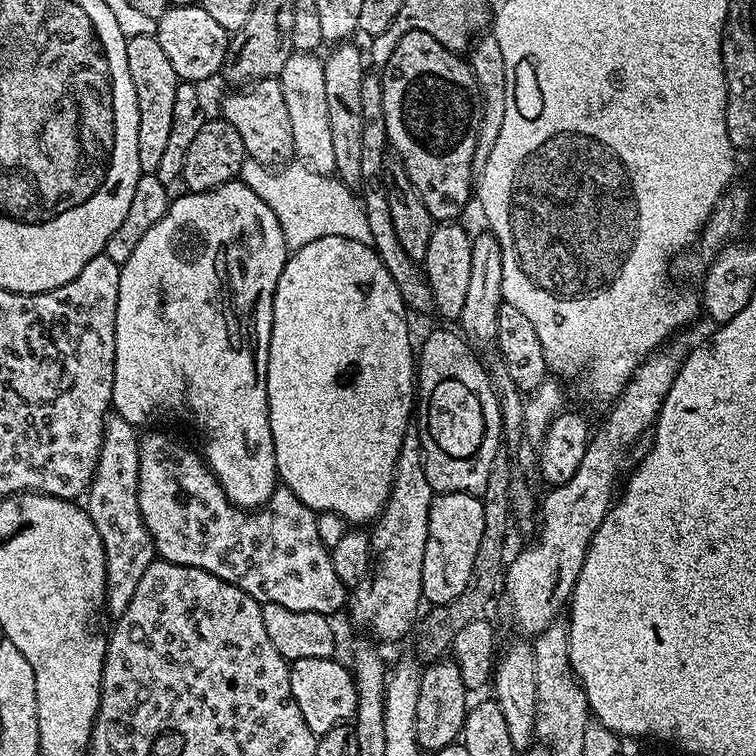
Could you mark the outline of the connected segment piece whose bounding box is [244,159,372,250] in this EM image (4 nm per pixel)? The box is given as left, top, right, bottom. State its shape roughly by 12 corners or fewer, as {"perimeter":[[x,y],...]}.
{"perimeter":[[299,162],[250,190],[289,249],[331,236],[371,245],[364,203],[332,174]]}

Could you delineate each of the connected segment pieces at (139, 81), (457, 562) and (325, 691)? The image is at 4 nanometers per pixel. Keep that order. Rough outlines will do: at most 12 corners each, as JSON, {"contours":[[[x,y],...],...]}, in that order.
{"contours":[[[129,36],[138,166],[155,174],[178,78],[155,36]],[[481,497],[433,499],[423,599],[454,602],[482,542]],[[339,659],[291,661],[290,694],[317,738],[356,715]]]}

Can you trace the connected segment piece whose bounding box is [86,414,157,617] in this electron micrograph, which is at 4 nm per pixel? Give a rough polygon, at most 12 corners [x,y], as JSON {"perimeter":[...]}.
{"perimeter":[[140,436],[104,437],[86,511],[106,562],[107,611],[130,606],[157,559],[138,506]]}

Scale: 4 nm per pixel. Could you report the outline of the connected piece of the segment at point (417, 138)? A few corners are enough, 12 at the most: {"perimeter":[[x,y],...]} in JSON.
{"perimeter":[[411,32],[383,65],[386,134],[433,221],[474,196],[471,64]]}

